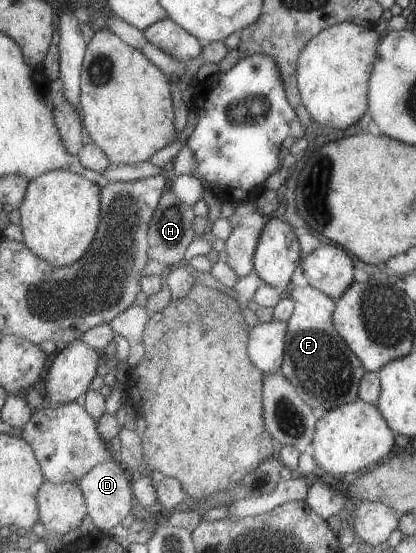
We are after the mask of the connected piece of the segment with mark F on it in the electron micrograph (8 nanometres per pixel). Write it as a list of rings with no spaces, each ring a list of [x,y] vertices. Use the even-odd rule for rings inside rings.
[[[309,285],[292,286],[285,293],[294,301],[294,306],[291,317],[286,321],[284,359],[280,372],[316,413],[354,402],[358,398],[358,385],[365,371],[358,357],[333,327],[334,299]]]

